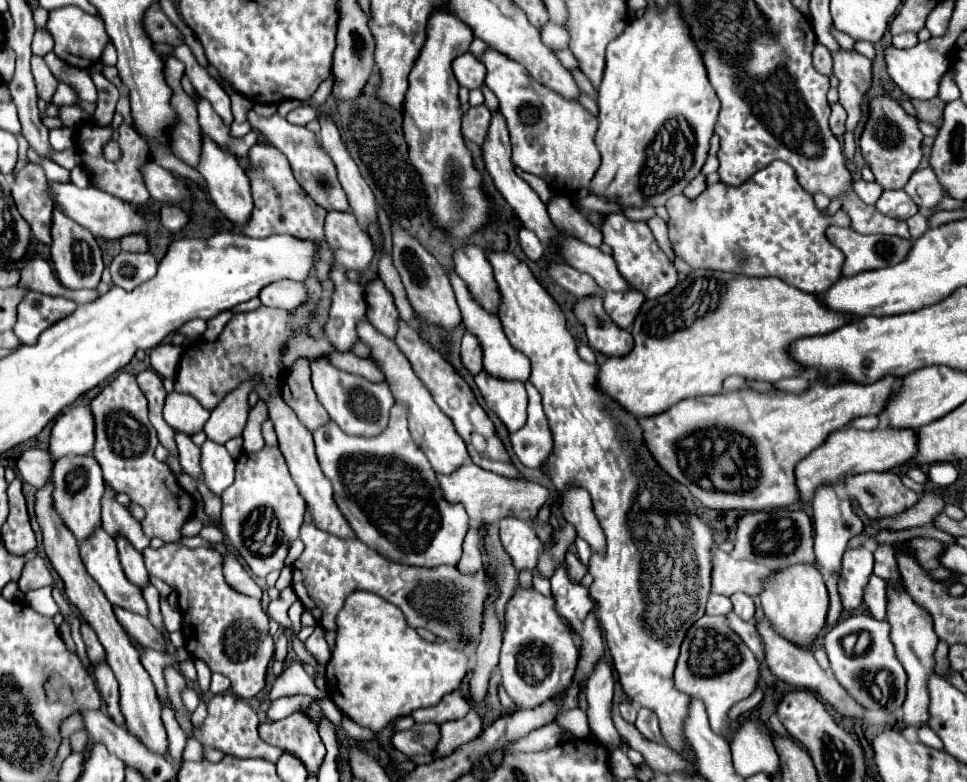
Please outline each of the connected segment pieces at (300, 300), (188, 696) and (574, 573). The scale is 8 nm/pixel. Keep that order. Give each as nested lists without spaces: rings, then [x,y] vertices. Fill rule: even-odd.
[[[287,279],[281,283],[273,283],[273,287],[265,287],[259,299],[265,307],[277,307],[285,311],[293,311],[299,305],[305,305],[307,301],[311,301],[303,283],[293,283]]]
[[[183,689],[181,691],[181,699],[183,699],[183,705],[185,705],[185,709],[189,711],[189,713],[193,713],[195,709],[197,709],[197,705],[199,705],[199,697],[197,697],[197,693],[193,691],[193,689]]]
[[[567,551],[565,561],[567,561],[569,575],[571,575],[575,581],[581,581],[581,579],[583,579],[583,575],[587,573],[587,567],[585,567],[585,565],[579,561],[579,557],[577,557],[575,553],[571,553],[571,551]]]

